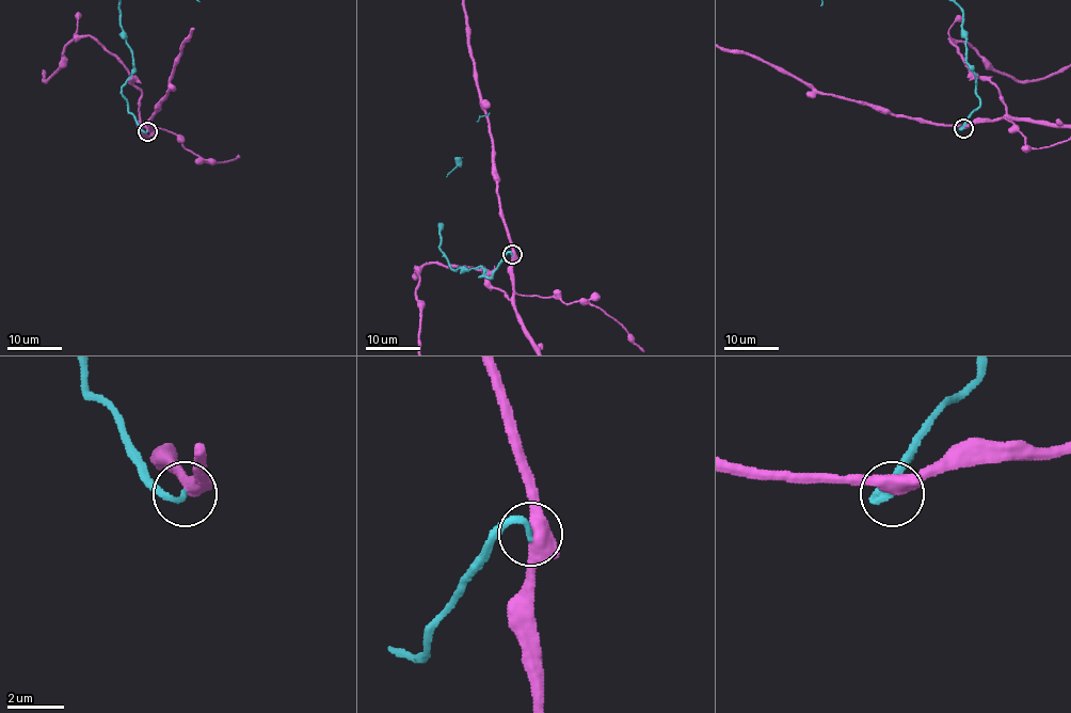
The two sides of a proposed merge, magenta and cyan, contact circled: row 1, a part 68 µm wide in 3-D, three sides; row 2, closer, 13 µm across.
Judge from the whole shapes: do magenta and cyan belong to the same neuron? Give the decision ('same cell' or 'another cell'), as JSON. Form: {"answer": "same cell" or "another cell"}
{"answer": "another cell"}

